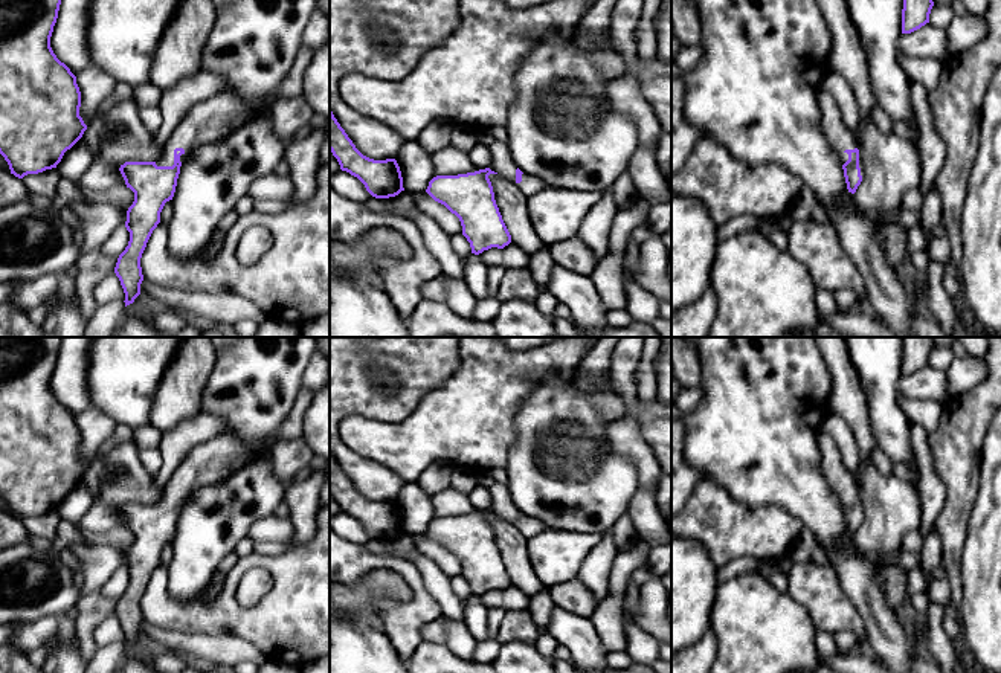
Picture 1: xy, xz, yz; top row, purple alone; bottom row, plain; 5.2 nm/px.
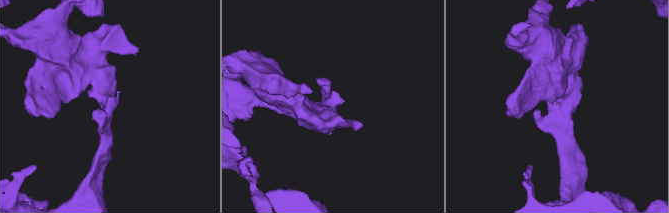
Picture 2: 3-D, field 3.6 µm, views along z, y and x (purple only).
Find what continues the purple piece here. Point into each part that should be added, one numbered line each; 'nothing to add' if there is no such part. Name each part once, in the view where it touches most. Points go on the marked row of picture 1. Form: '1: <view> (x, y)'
1: xy (211, 119)

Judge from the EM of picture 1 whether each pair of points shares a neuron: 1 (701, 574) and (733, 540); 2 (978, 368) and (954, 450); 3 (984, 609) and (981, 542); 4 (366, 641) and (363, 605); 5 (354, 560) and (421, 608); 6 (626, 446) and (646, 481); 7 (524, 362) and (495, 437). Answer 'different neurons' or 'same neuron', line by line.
1: different neurons
2: different neurons
3: same neuron
4: different neurons
5: same neuron
6: same neuron
7: same neuron

